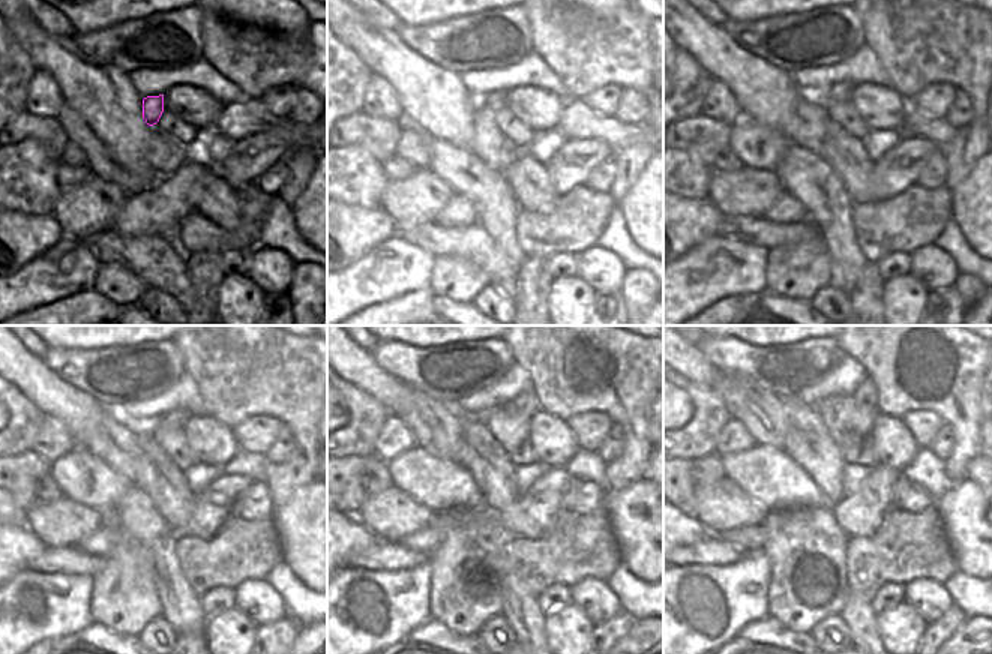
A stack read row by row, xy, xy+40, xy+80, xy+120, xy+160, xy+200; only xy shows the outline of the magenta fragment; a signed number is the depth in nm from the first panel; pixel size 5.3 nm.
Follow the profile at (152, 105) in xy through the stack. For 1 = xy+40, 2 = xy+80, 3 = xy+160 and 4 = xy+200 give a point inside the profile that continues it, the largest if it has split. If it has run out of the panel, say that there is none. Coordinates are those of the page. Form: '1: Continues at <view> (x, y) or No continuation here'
1: Continues at xy+40 (496, 101)
2: Continues at xy+80 (841, 92)
3: Continues at xy+160 (526, 404)
4: Continues at xy+200 (863, 395)

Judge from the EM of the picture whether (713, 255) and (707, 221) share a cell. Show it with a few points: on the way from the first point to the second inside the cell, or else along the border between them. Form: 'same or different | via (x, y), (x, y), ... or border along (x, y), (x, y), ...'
different | border along (716, 234), (700, 242), (680, 258)

